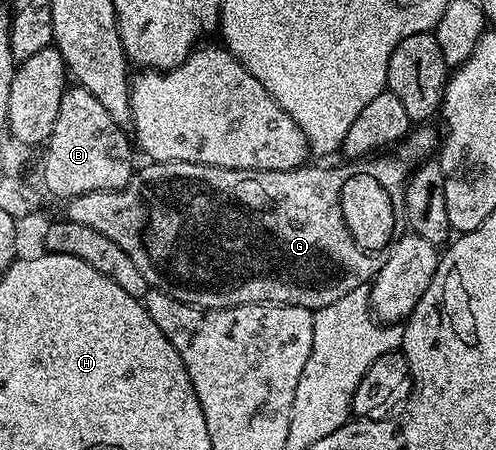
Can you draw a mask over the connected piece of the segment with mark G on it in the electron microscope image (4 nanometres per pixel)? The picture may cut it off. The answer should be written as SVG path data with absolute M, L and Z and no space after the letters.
M422 124L417 128L411 129L410 133L402 139L400 145L397 147L398 154L402 158L378 158L382 156L370 156L365 160L354 160L349 164L350 166L310 166L311 164L303 164L294 170L233 170L232 168L216 168L208 164L188 164L187 162L150 162L146 167L135 169L134 173L130 175L130 183L122 186L119 190L97 190L96 192L84 192L77 194L76 197L69 199L66 206L65 217L69 222L76 224L84 224L88 228L93 228L94 231L100 232L104 236L108 236L108 240L112 240L112 244L120 244L120 248L124 248L124 253L132 259L132 264L136 264L136 268L140 268L140 272L144 275L147 287L156 290L165 290L167 294L171 294L176 300L186 302L190 306L201 306L203 310L216 310L224 306L246 306L250 302L264 302L267 304L281 304L284 306L303 306L309 310L319 310L328 304L333 304L334 301L340 300L340 296L348 296L348 292L352 292L356 288L366 286L376 275L380 272L380 268L384 264L384 260L390 254L390 247L395 238L399 237L404 230L404 219L406 216L406 184L412 173L412 165L421 163L423 160L429 159L430 154L439 149L440 134L430 127L430 124Z

